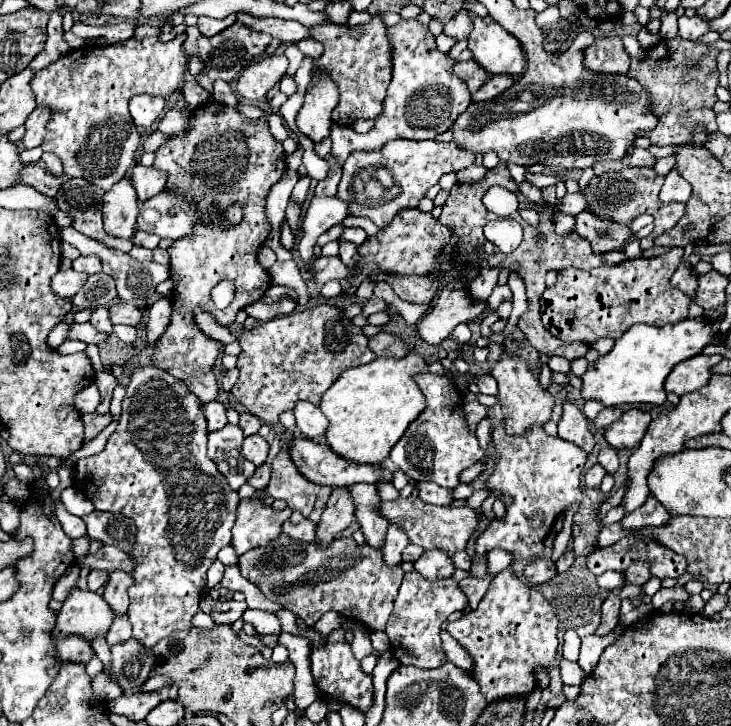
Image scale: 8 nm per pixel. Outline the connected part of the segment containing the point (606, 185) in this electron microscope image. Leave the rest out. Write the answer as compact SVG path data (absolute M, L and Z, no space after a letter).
M623 168L621 172L609 172L603 176L595 176L591 180L591 184L585 190L585 200L587 200L587 210L595 212L597 216L615 220L619 224L631 224L633 218L637 218L639 214L651 214L655 218L655 230L651 236L641 238L641 248L651 248L655 236L663 234L665 230L673 228L677 224L677 220L683 216L685 212L685 204L681 202L671 202L671 204L663 204L659 200L659 190L663 186L663 176L659 176L653 168Z

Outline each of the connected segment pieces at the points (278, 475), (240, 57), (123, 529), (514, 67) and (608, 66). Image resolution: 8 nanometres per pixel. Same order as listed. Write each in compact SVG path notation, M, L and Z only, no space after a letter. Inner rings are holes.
M287 444L281 446L271 468L273 468L271 470L271 482L267 486L269 496L287 500L289 508L301 512L303 516L309 516L313 512L317 490L315 490L313 482L309 482L307 478L303 478L299 474L297 466L293 464L293 460L289 456Z
M235 22L233 26L229 26L227 30L223 30L221 34L217 34L213 38L205 38L203 34L199 34L197 26L189 26L187 28L187 40L185 40L183 46L185 46L185 50L189 54L197 54L197 56L201 56L205 60L207 72L203 76L197 76L197 80L207 92L211 92L213 82L217 78L221 78L225 82L233 82L243 72L243 68L247 68L259 54L263 54L263 50L267 48L269 42L271 42L269 34L255 32L253 28L245 28L243 22Z
M93 510L91 514L83 516L83 520L87 524L89 538L99 540L101 544L117 546L121 550L127 550L133 546L135 524L127 516L115 514L115 512Z
M475 16L469 36L473 58L491 74L519 76L525 68L525 54L515 36L505 32L491 16Z
M607 36L597 38L587 50L585 50L585 66L595 72L613 72L623 74L629 70L629 54L623 48L623 42L619 36Z

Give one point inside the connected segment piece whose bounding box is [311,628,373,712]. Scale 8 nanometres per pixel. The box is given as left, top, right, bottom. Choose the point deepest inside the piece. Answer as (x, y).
(336, 672)

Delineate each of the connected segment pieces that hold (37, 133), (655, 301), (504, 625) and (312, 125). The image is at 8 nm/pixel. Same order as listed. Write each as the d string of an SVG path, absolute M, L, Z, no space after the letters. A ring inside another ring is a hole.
M37 106L33 110L33 114L27 118L25 126L27 126L27 132L25 132L25 138L23 138L23 146L25 148L35 148L35 146L41 146L43 138L45 138L45 126L47 126L47 120L51 120L51 108L43 108L43 106Z
M673 248L663 256L625 260L617 266L603 266L593 270L565 268L559 272L555 286L543 292L543 326L563 342L595 344L599 338L617 340L623 336L623 332L639 322L651 326L673 324L687 316L687 308L693 302L691 296L671 286L671 276L681 258L683 248Z
M511 570L495 574L479 608L463 614L447 626L447 632L471 654L471 674L481 686L481 694L493 702L533 692L537 686L533 666L549 666L557 652L557 618L551 604L535 588L519 582Z
M319 76L317 84L307 90L305 104L297 114L297 128L315 144L331 134L331 112L339 104L339 92L329 76Z

